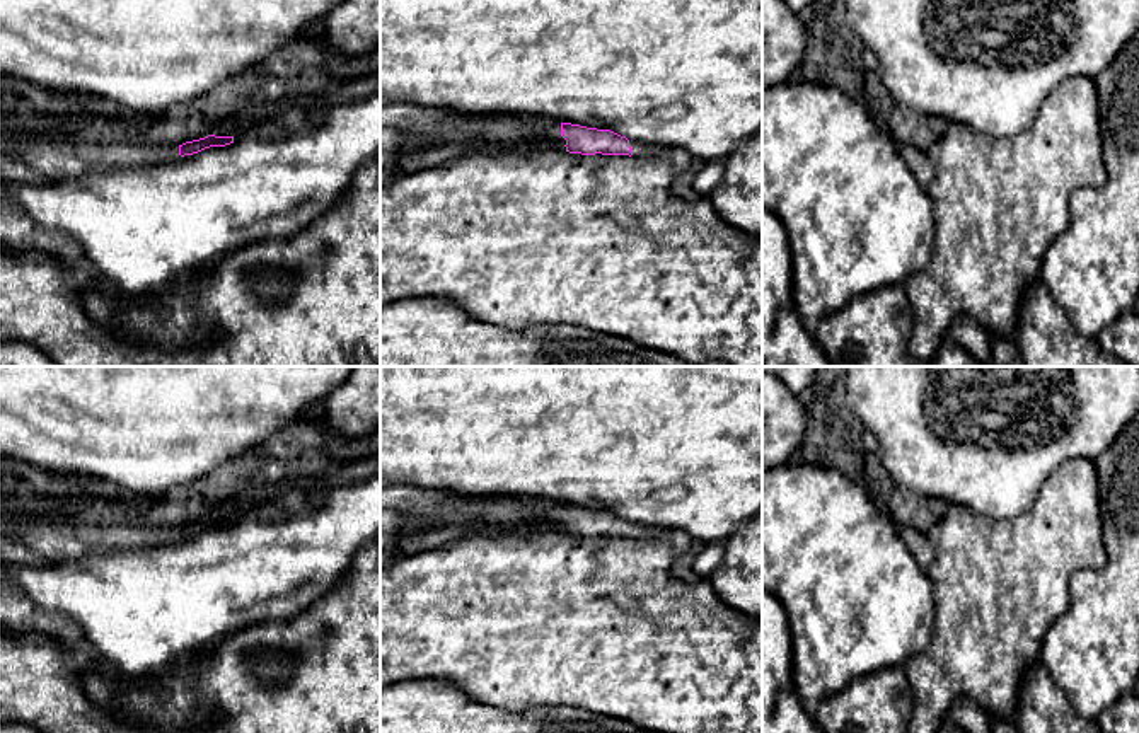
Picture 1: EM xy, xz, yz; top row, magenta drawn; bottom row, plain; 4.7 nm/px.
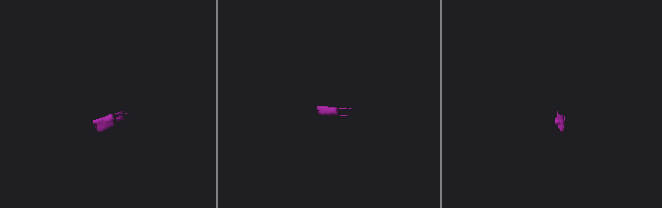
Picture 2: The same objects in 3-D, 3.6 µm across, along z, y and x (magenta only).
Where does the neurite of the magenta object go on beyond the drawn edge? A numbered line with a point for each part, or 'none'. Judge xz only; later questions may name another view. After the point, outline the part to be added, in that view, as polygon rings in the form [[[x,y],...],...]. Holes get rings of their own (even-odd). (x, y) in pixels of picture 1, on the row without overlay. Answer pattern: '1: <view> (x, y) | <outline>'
1: xz (444, 508) | [[[380,486],[380,508],[430,520],[437,525],[484,522],[506,525],[513,522],[546,520],[566,527],[561,505],[496,498],[465,498],[460,494],[414,486]]]
2: xz (638, 530) | [[[629,522],[629,528],[631,528],[633,539],[658,537],[665,532],[670,532],[656,527],[641,525],[636,522]]]

